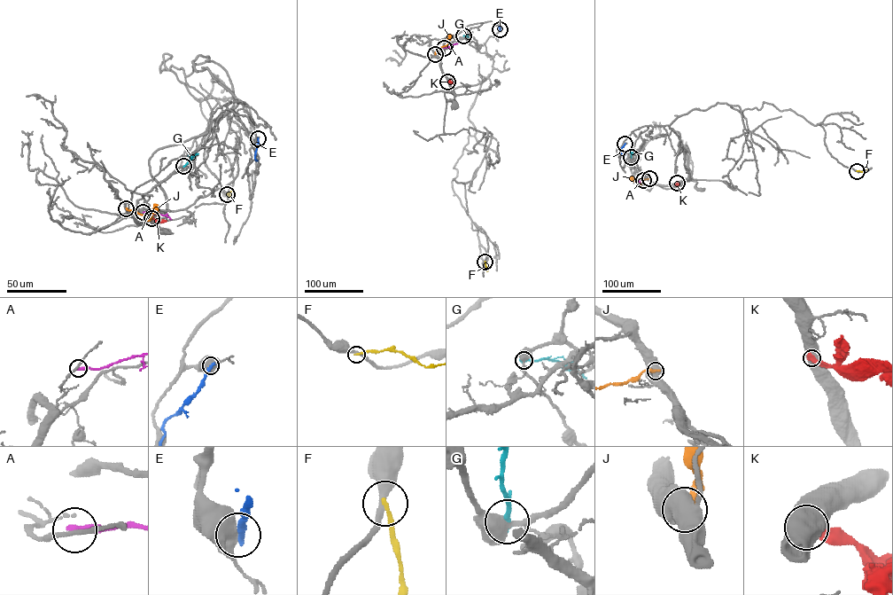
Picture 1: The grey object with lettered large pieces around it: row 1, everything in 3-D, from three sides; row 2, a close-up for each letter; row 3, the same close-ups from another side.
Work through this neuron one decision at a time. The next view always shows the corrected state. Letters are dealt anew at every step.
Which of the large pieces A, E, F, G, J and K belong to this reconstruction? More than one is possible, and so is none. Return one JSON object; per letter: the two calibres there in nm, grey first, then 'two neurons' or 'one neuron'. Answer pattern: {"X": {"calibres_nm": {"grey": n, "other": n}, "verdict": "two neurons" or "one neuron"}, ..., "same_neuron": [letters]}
{"A": {"calibres_nm": {"grey": 160, "other": 320}, "verdict": "two neurons"}, "E": {"calibres_nm": {"grey": 600, "other": 320}, "verdict": "two neurons"}, "F": {"calibres_nm": {"grey": 320, "other": 180}, "verdict": "two neurons"}, "G": {"calibres_nm": {"grey": 400, "other": 220}, "verdict": "two neurons"}, "J": {"calibres_nm": {"grey": 900, "other": 380}, "verdict": "two neurons"}, "K": {"calibres_nm": {"grey": 750, "other": 480}, "verdict": "two neurons"}, "same_neuron": []}

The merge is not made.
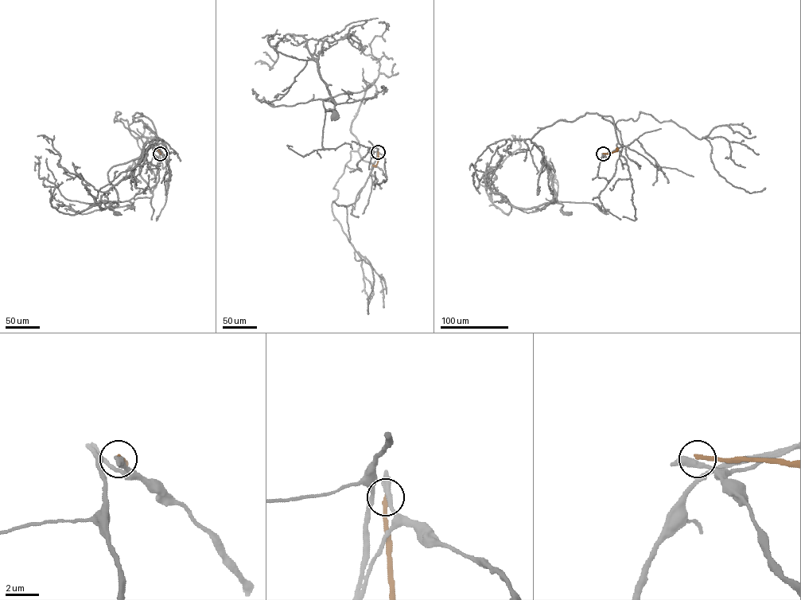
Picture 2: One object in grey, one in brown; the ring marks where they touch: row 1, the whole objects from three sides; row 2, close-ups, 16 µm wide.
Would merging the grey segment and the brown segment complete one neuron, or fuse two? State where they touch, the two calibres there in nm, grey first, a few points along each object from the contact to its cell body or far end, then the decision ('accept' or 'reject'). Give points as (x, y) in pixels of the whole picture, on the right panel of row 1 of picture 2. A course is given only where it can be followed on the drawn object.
at (603, 153); 360 nm thick on the grey side, 280 nm on the other; grey runs (603, 153), (621, 146), (609, 115), (559, 120), (530, 139), (551, 173), (554, 201), (569, 213); brown runs (603, 153), (616, 151), (616, 148); reject

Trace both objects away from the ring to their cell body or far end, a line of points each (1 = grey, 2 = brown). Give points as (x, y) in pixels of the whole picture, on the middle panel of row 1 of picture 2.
1: (378, 151), (371, 170), (351, 130), (375, 79), (325, 100), (335, 103), (336, 111), (326, 111), (334, 117)
2: (378, 151), (376, 165), (372, 165)

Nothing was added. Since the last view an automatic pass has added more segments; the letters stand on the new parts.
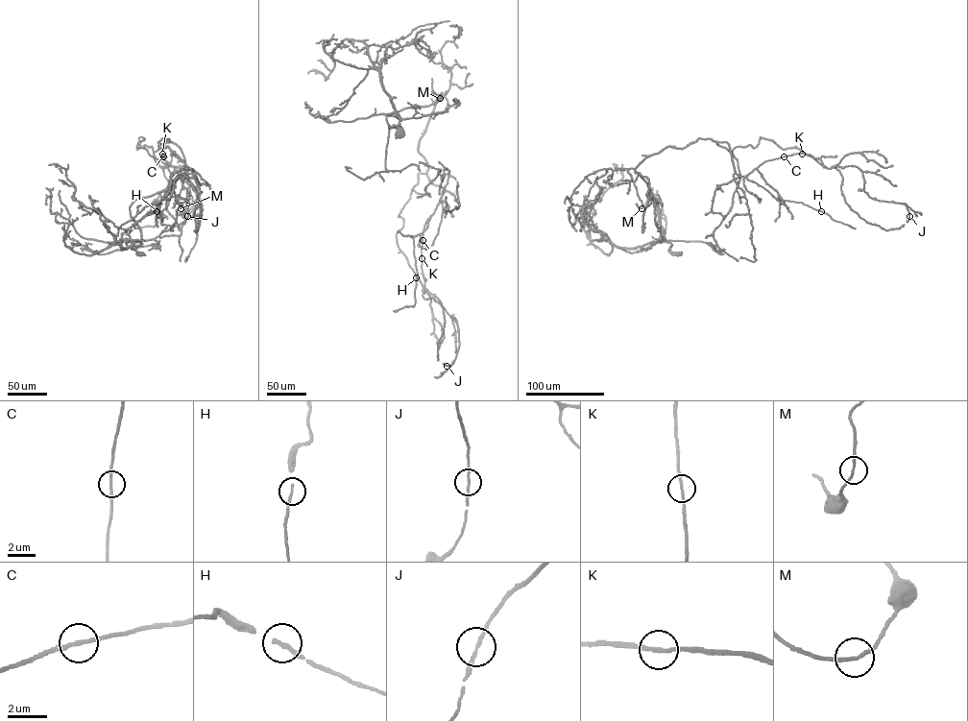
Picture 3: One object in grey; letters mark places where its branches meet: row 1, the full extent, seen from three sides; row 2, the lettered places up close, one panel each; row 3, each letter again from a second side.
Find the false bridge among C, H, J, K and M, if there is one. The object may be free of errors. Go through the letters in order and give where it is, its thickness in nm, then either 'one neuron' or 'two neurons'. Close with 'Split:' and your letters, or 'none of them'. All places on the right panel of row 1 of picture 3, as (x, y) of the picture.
C: (784, 156) | 190 nm | one neuron
H: (821, 211) | 170 nm | one neuron
J: (909, 216) | 150 nm | one neuron
K: (802, 154) | 180 nm | one neuron
M: (641, 208) | 170 nm | one neuron
Split: none of them

